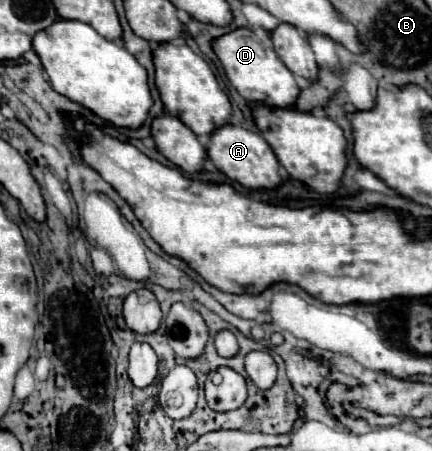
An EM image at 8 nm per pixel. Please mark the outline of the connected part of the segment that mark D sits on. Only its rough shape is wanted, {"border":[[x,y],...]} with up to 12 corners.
{"border":[[249,28],[213,38],[227,80],[247,102],[289,108],[293,74]]}

